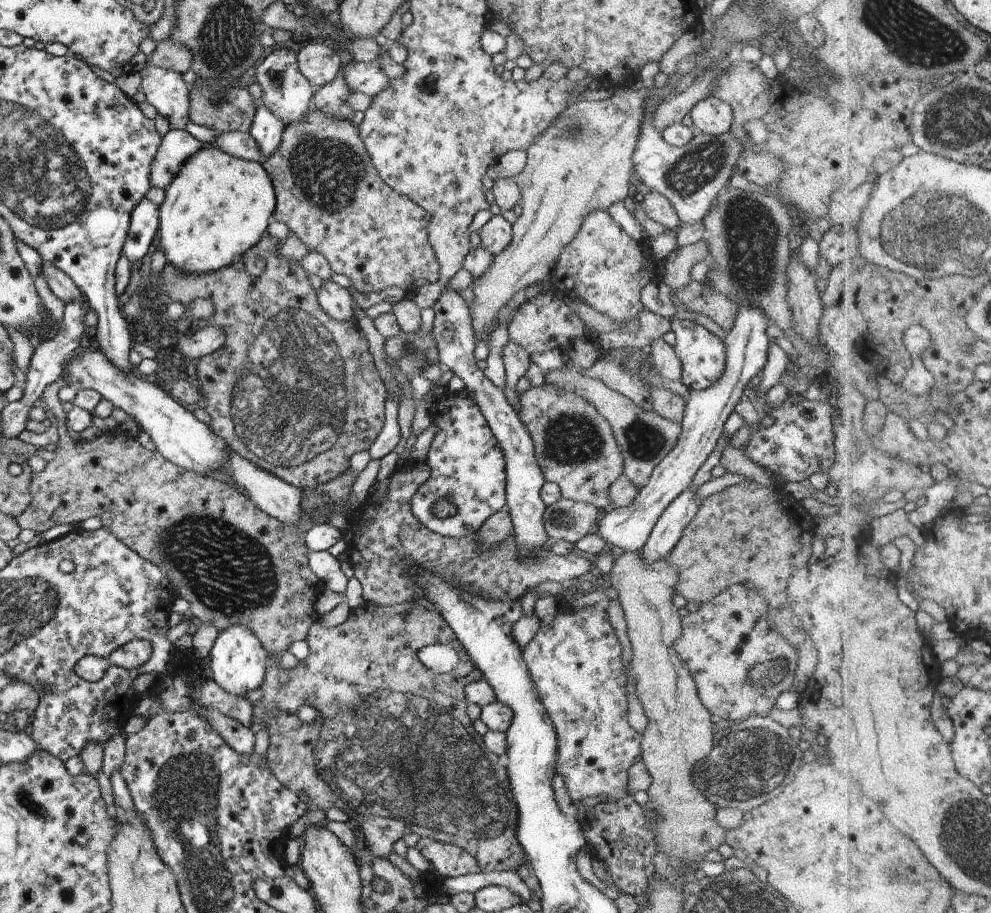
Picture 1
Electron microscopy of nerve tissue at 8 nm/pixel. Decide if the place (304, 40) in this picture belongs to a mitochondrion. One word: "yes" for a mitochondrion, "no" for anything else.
no

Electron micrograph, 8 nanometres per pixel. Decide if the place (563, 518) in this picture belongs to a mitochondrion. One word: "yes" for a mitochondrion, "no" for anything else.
yes

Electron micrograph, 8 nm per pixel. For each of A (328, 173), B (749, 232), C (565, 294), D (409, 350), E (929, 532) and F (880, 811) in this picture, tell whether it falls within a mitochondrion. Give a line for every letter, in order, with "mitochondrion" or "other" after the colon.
A: mitochondrion
B: mitochondrion
C: other
D: mitochondrion
E: other
F: other

